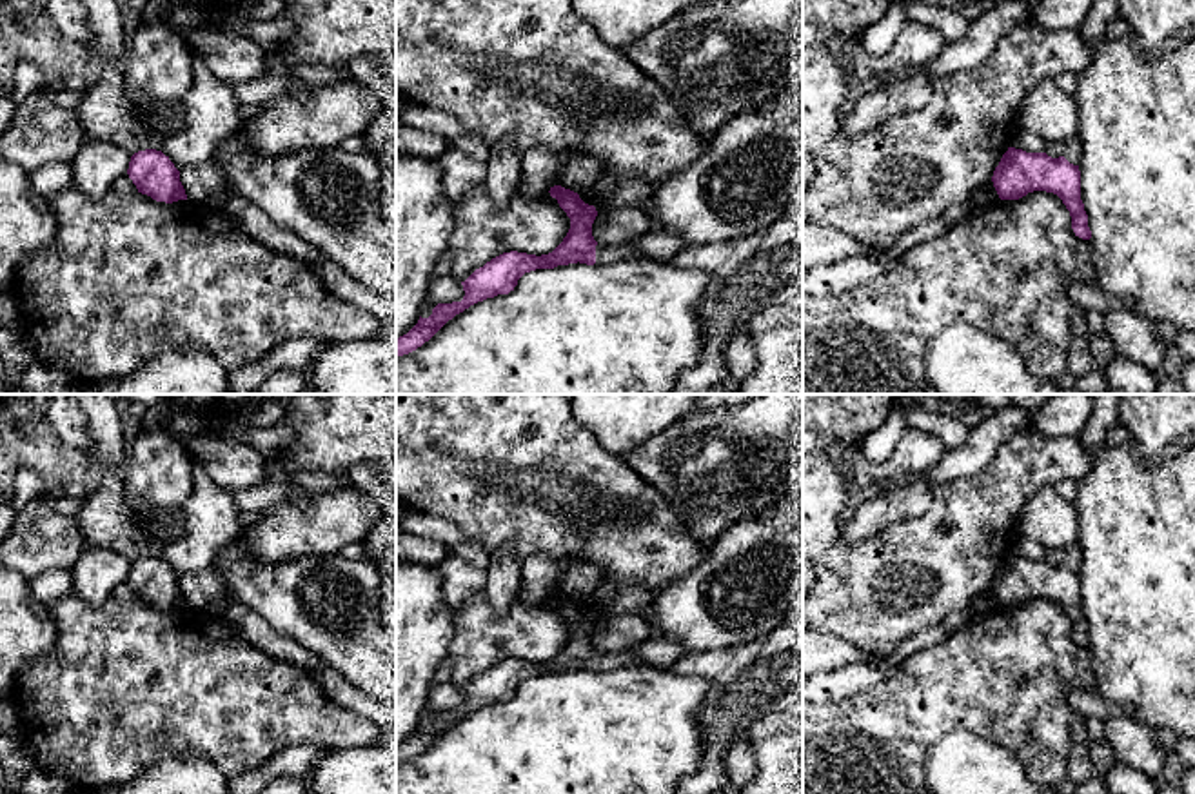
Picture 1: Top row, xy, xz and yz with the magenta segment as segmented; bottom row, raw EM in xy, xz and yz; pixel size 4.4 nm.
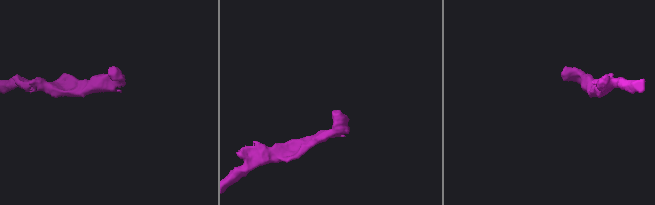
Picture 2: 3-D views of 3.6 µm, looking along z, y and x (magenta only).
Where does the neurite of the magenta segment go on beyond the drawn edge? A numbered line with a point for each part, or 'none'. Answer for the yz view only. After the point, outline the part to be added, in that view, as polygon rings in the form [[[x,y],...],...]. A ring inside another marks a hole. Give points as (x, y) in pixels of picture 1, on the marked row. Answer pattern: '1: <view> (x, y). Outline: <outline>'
none

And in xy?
none

